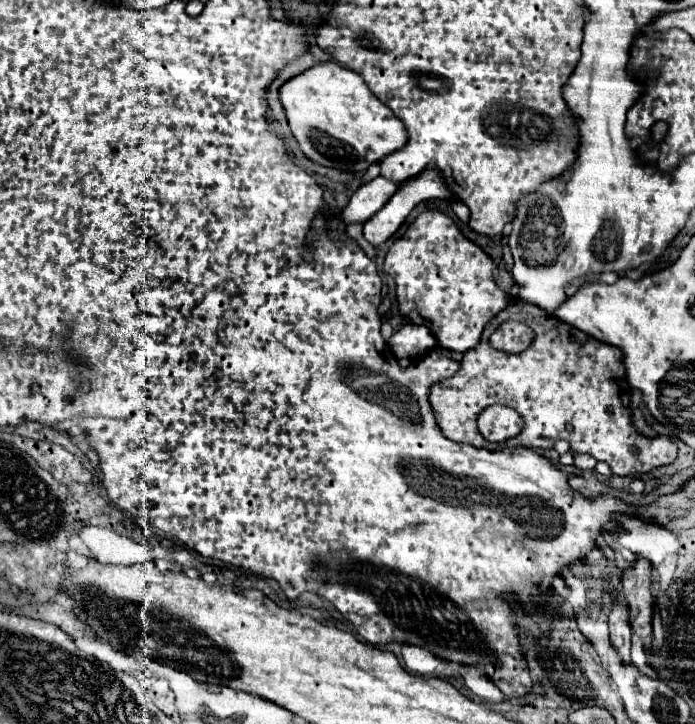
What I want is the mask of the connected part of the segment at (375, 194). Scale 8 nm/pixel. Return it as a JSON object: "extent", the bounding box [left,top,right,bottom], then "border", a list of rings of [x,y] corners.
{"extent":[340,177,398,225],"border":[[[376,177],[368,183],[364,183],[348,201],[348,205],[340,213],[340,221],[344,225],[352,223],[364,223],[368,221],[376,211],[380,211],[386,201],[396,193],[398,183],[392,183],[384,177]]]}

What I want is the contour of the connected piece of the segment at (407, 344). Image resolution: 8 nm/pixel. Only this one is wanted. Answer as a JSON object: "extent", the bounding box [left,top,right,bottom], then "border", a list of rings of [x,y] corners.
{"extent":[388,323,436,359],"border":[[[408,323],[390,337],[388,345],[398,359],[418,359],[436,347],[436,339],[428,327]]]}

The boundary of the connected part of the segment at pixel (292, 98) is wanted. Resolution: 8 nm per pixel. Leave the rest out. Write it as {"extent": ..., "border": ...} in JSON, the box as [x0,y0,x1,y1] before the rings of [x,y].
{"extent":[280,61,408,171],"border":[[[322,61],[288,79],[280,87],[280,103],[286,111],[290,131],[302,153],[326,167],[342,171],[366,171],[370,163],[404,147],[408,133],[394,113],[380,103],[364,79],[336,61]]]}

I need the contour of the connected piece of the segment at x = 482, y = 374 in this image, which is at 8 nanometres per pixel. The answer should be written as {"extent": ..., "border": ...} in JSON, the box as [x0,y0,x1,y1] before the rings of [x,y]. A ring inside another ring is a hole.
{"extent":[430,299,678,475],"border":[[[512,299],[510,305],[486,325],[480,345],[464,355],[458,373],[432,385],[430,405],[442,433],[452,441],[484,447],[486,443],[476,427],[478,403],[502,403],[516,409],[524,419],[518,447],[552,449],[558,439],[564,439],[574,453],[588,453],[598,461],[606,461],[618,475],[640,475],[672,463],[678,447],[668,437],[648,439],[634,429],[626,395],[630,387],[624,377],[626,371],[620,349],[556,317],[544,315],[536,305]],[[508,319],[520,321],[534,331],[532,345],[518,355],[496,351],[488,339],[496,331],[496,325]],[[568,423],[574,427],[572,435],[564,429]],[[632,447],[638,449],[638,455],[632,453]]]}

